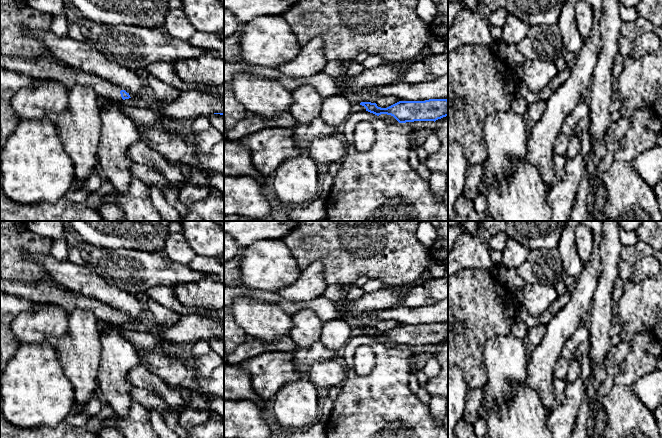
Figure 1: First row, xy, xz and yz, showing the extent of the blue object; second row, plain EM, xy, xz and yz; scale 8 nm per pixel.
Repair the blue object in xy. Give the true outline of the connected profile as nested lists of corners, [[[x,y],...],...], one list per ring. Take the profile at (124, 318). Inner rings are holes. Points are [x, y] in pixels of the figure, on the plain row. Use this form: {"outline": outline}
{"outline": [[[48,277],[36,283],[13,282],[0,278],[0,291],[32,302],[53,302],[69,313],[77,308],[87,309],[92,311],[98,320],[107,323],[123,325],[131,322],[125,314],[120,314],[93,298],[59,286]]]}

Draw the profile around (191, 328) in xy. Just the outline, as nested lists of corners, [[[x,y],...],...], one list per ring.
[[[198,314],[180,315],[178,321],[170,327],[154,326],[149,332],[133,332],[122,328],[122,332],[127,340],[137,350],[159,348],[161,345],[169,344],[175,348],[187,348],[200,340],[209,340],[214,337],[224,337],[224,322],[215,317],[204,317]]]

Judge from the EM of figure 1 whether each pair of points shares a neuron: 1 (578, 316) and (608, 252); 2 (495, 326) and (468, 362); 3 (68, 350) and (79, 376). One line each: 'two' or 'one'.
1: two
2: one
3: one

